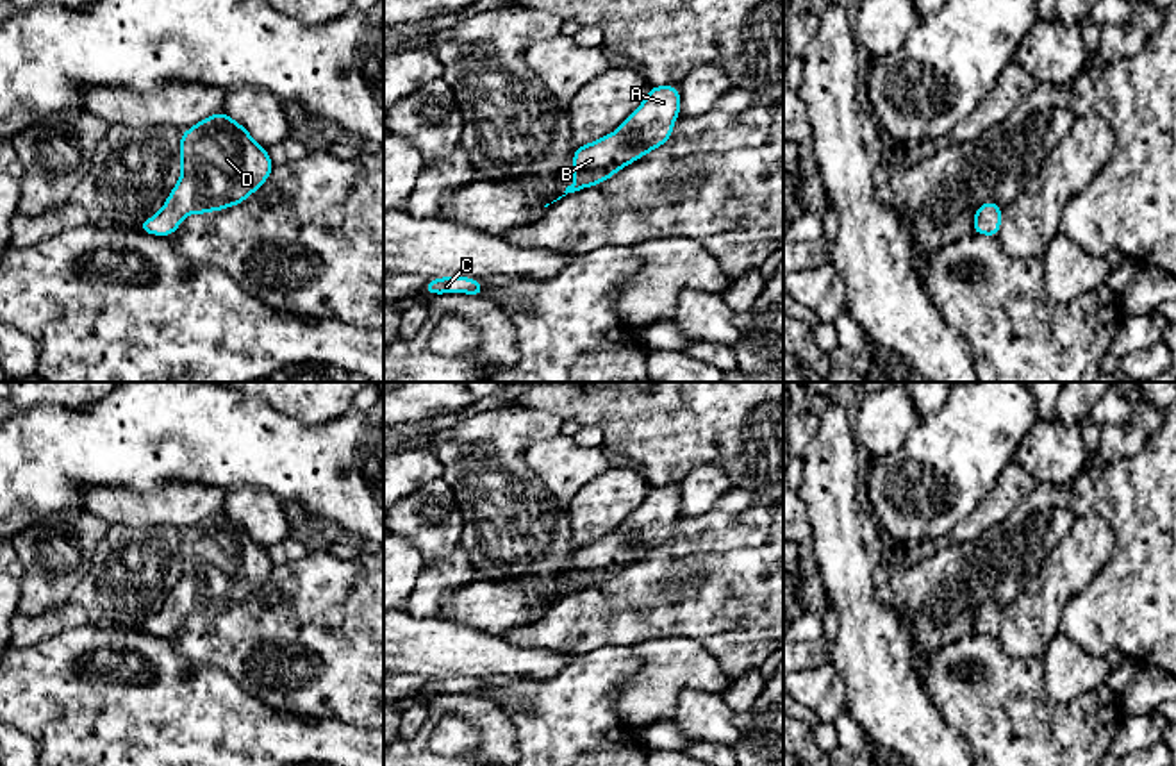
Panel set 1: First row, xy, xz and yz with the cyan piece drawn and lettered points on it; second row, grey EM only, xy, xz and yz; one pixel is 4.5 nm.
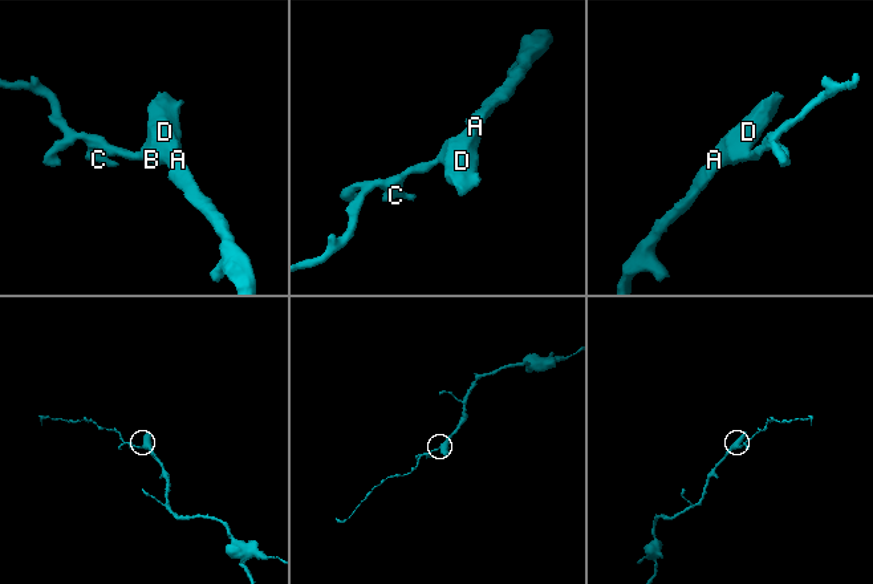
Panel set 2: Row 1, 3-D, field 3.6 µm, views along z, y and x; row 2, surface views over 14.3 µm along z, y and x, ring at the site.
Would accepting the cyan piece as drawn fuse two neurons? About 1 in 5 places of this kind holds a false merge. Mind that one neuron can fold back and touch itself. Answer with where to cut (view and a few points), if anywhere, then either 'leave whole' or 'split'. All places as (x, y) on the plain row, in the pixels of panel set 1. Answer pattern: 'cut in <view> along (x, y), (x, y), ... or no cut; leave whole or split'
no cut; leave whole

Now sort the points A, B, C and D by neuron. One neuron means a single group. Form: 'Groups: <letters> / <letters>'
Groups: A B C D

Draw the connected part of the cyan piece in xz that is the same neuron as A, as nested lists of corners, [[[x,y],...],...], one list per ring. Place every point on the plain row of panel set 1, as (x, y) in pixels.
[[[653,486],[644,502],[609,536],[594,543],[575,548],[571,579],[576,582],[567,586],[564,595],[580,591],[584,587],[598,586],[610,579],[621,568],[644,557],[648,552],[669,541],[673,523],[680,516],[680,487],[678,486]]]

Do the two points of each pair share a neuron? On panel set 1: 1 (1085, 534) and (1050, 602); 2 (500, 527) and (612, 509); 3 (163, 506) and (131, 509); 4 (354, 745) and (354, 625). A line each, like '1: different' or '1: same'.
1: same
2: different
3: same
4: different

